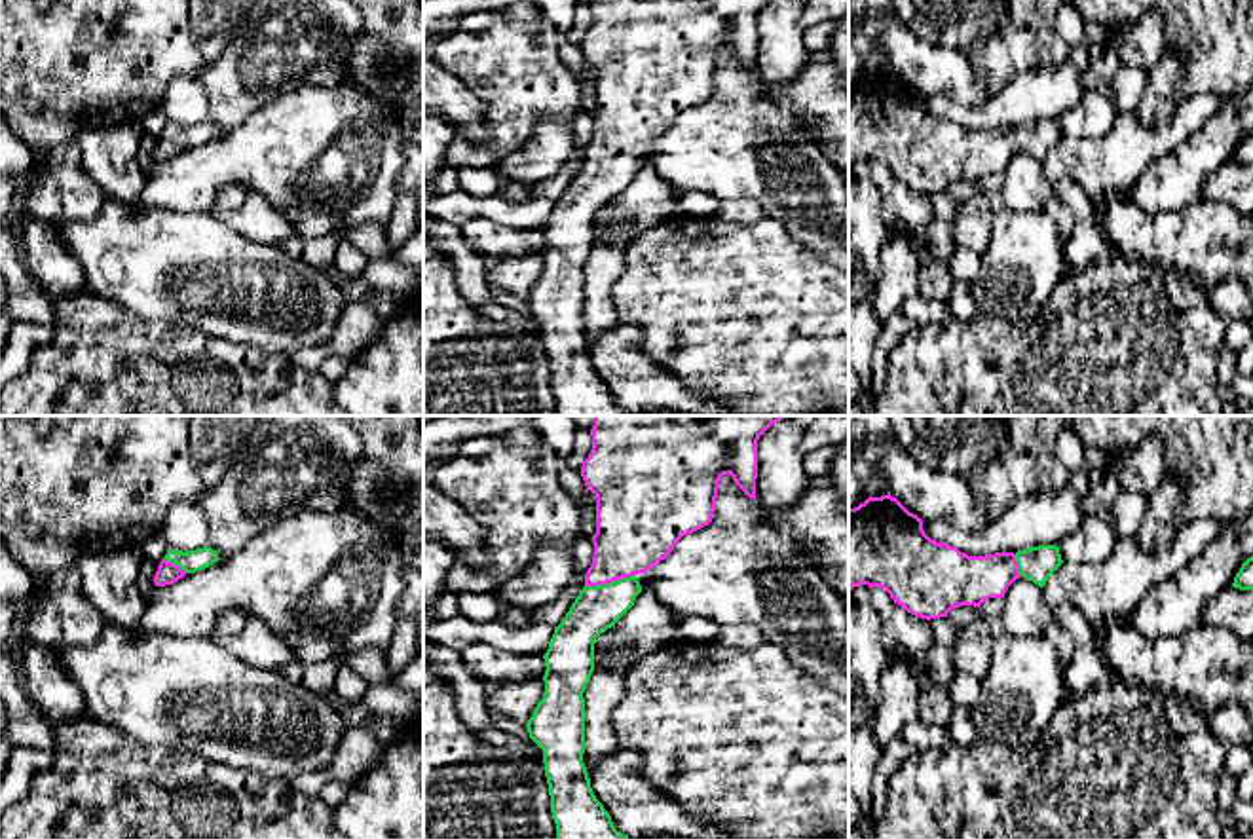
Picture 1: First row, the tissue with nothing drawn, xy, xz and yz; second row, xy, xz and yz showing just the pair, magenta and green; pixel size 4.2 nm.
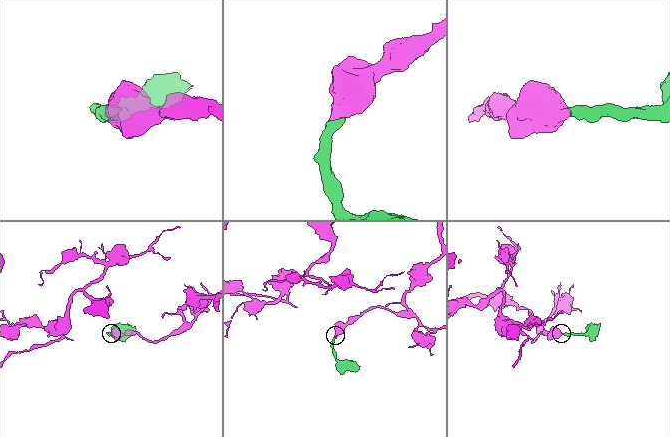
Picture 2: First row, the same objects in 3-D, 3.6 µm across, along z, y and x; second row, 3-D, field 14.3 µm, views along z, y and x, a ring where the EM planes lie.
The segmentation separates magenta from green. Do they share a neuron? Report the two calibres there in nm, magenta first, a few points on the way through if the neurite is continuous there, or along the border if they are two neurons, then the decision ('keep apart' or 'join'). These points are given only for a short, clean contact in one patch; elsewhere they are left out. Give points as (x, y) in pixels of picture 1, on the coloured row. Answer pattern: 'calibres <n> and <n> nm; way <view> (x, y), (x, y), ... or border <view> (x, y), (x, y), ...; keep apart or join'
calibres 340 and 190 nm; way xz (635, 530), (627, 538), (608, 581), (608, 595), (598, 608); join

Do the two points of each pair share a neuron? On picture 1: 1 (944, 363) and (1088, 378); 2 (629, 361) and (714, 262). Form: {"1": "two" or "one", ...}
{"1": "one", "2": "two"}

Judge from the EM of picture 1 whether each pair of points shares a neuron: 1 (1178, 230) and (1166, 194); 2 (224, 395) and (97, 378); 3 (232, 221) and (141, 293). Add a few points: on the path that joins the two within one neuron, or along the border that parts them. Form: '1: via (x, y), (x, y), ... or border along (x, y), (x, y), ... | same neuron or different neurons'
1: border along (1198, 198), (1155, 213), (1130, 202) | different neurons
2: via (192, 395), (130, 395) | same neuron
3: border along (213, 213), (236, 232), (268, 242) | different neurons

